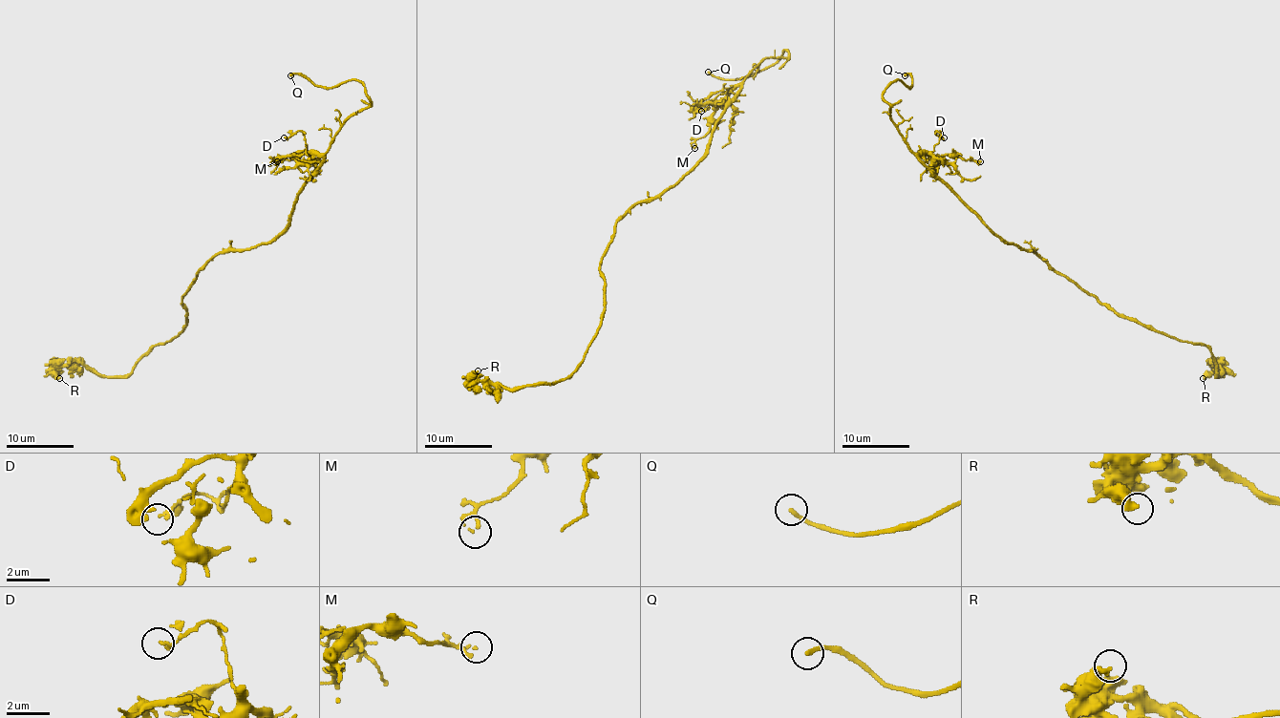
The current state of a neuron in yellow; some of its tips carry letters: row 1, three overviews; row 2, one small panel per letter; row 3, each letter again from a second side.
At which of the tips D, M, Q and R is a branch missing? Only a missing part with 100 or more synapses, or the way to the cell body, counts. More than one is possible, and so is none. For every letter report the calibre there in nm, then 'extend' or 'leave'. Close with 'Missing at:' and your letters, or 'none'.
D: calibre 130 nm; leave
M: calibre 90 nm; leave
Q: calibre 170 nm; extend
R: calibre 400 nm; leave
Missing at: Q

